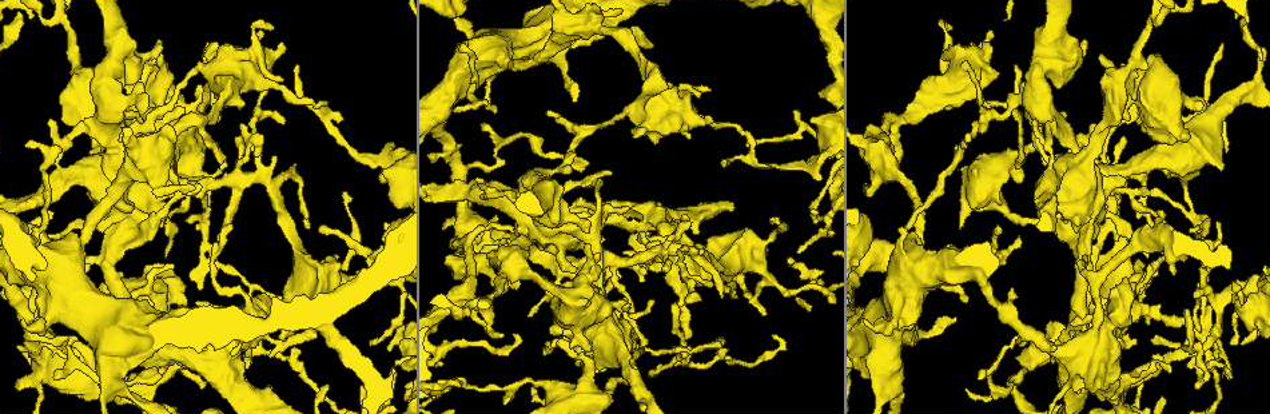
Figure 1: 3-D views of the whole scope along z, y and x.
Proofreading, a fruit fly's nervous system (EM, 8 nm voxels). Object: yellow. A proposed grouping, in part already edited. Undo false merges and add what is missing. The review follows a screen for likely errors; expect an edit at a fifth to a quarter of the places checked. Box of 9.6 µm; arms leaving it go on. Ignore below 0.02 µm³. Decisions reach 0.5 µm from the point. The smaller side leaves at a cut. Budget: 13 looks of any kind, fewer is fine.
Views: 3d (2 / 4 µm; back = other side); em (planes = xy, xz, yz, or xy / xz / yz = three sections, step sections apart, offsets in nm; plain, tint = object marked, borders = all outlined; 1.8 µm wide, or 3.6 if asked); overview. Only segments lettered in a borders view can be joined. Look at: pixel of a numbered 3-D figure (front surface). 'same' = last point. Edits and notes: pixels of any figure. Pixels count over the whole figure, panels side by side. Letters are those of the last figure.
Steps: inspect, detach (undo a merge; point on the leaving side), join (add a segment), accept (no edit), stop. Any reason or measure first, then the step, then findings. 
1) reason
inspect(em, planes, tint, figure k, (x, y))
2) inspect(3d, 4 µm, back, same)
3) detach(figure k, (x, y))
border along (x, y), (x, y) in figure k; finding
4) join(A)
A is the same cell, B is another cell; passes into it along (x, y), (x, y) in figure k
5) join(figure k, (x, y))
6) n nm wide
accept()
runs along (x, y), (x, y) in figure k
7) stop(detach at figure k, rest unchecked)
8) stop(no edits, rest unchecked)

abrupt turn
inspect(3d, 4 µm, figure 1, (1089, 342))

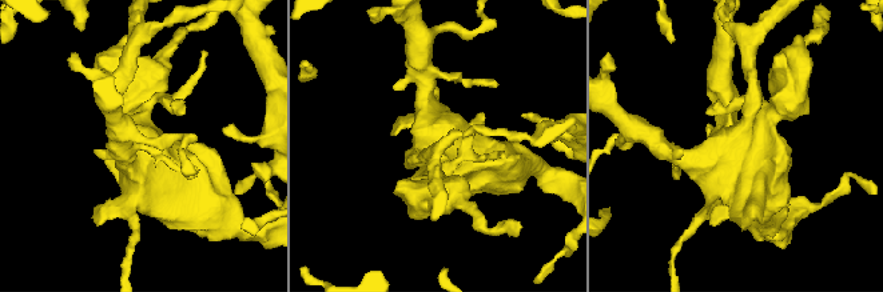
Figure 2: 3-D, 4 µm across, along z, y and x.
inspect(em, 3.6 µm, planes, plain, figure 2, (737, 141))

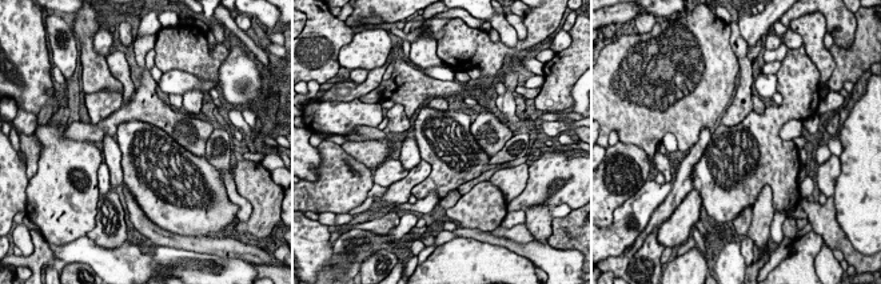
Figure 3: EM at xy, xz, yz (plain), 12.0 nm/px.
inspect(em, 3.6 µm, planes, borders, same)

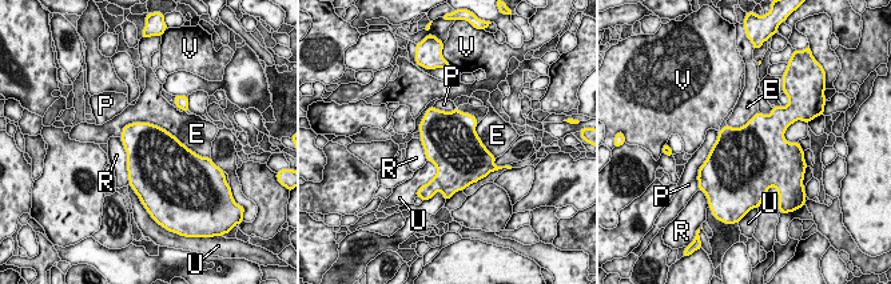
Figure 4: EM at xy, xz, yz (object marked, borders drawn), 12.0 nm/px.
E touches over 950 nm
accept()
E, P, R, U and V are other cells; one cell here

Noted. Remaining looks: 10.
three arms meet
inspect(3d, 4 µm, figure 1, (620, 205))

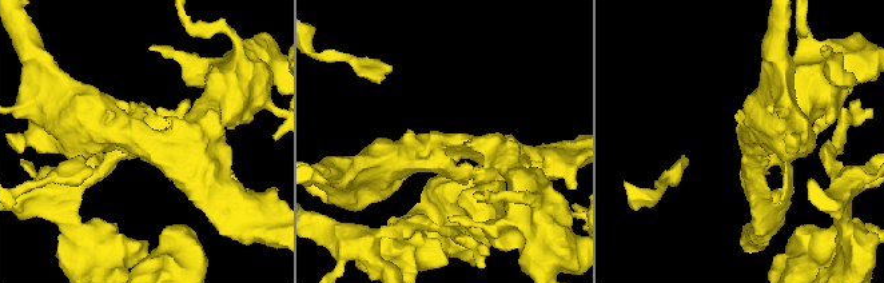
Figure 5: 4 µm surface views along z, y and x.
inspect(em, xz, step 8, borders, figure 5, (747, 141))

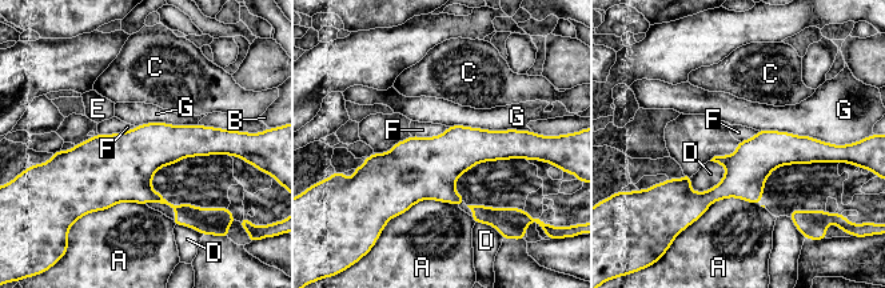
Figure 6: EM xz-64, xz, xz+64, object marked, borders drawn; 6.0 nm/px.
inspect(em, planes, borders, same)

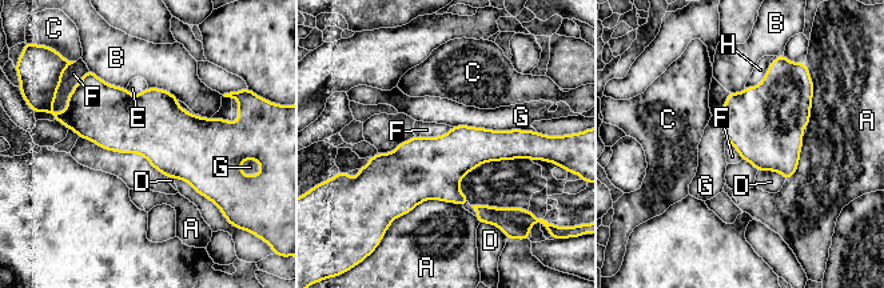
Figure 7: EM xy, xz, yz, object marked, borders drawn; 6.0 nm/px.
accept()
A, B, C, D, E, F, G and H are other cells; border along (171, 176), (186, 180), (216, 207) in figure 7; continuous, no second cell

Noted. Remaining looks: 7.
inspect(3d, 2 µm, figure 1, (1148, 255))

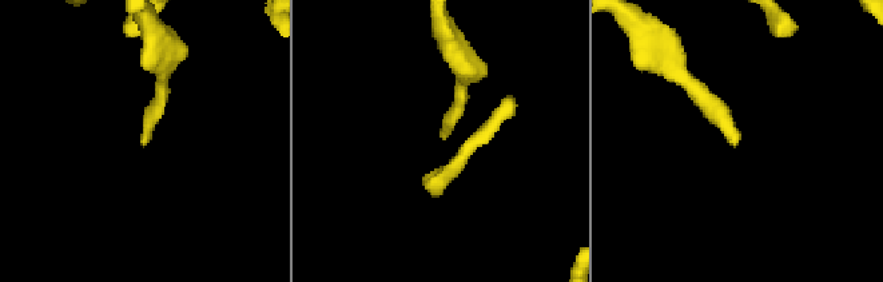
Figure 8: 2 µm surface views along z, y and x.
inspect(em, planes, tint, figure 8, (142, 142))

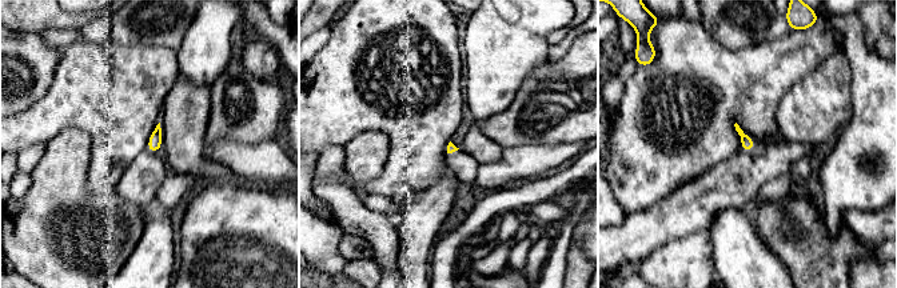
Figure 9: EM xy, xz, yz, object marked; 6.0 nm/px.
see the neighbours
inspect(em, planes, borders, same)

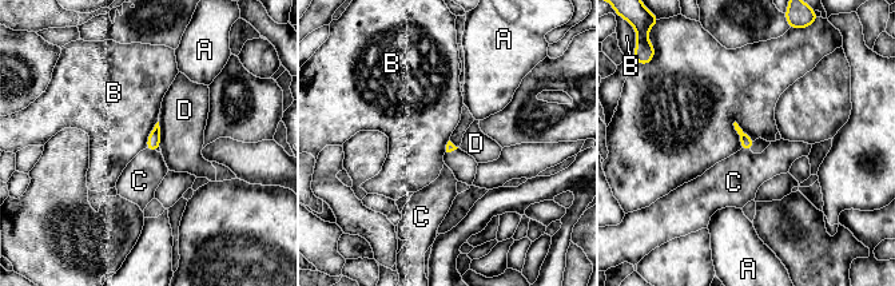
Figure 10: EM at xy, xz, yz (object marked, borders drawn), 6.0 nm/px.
accept()
A, B, C and D are other cells; none of them fits

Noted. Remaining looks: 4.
thick turns thin
inspect(3d, 4 µm, figure 1, (1173, 146))

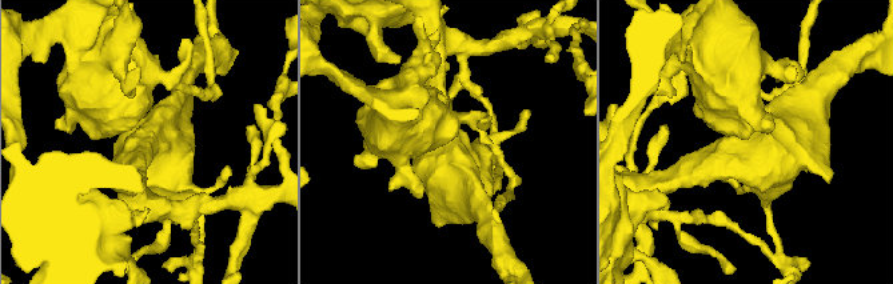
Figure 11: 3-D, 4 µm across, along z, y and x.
need the tissue
inspect(em, 3.6 µm, planes, borders, figure 11, (138, 137))

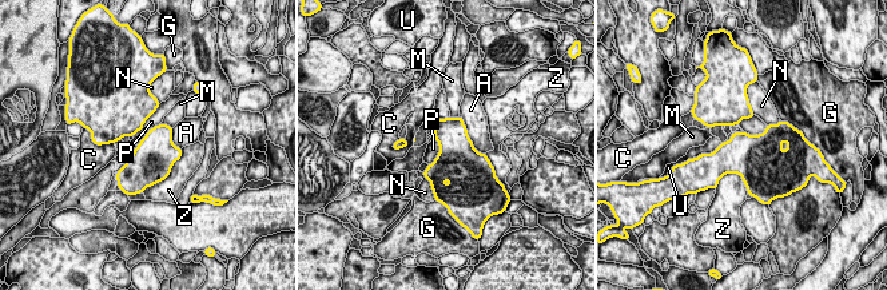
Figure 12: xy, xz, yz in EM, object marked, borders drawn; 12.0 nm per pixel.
420 nm wide
accept()
A, C, G, M, N, P, U and Z are other cells; border along (160, 123), (146, 134), (124, 162) in figure 12; one cell here

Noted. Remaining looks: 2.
stop(no edits, rest unchecked)

